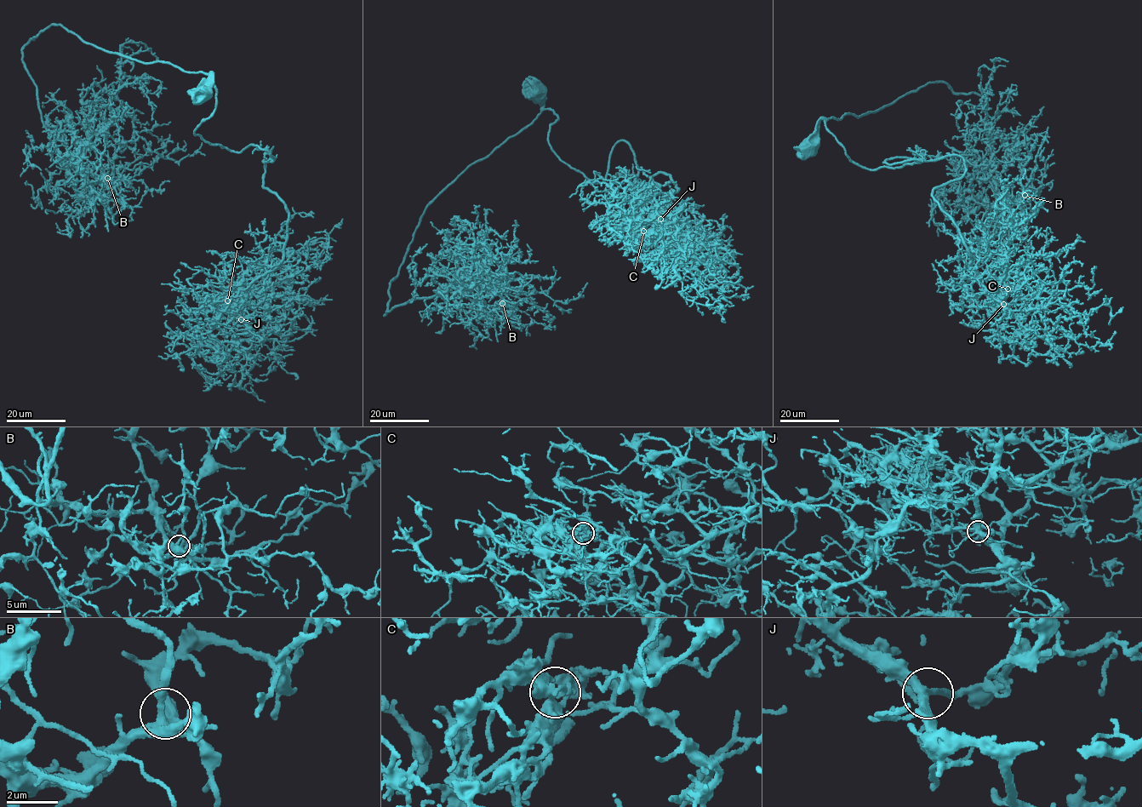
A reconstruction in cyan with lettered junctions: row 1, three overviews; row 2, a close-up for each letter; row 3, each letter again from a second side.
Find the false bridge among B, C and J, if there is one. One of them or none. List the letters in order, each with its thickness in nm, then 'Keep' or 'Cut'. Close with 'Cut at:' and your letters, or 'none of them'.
B: Thickness 380 nm. Keep
C: Thickness 360 nm. Cut
J: Thickness 340 nm. Keep
Cut at: C

